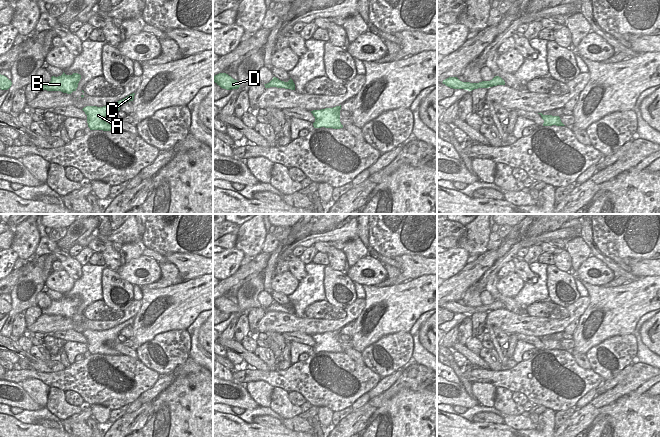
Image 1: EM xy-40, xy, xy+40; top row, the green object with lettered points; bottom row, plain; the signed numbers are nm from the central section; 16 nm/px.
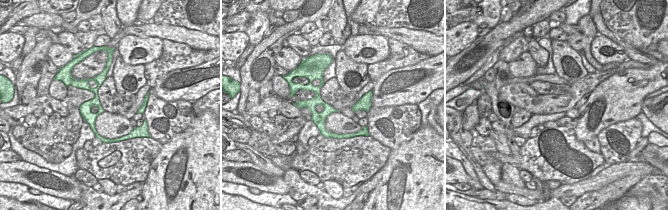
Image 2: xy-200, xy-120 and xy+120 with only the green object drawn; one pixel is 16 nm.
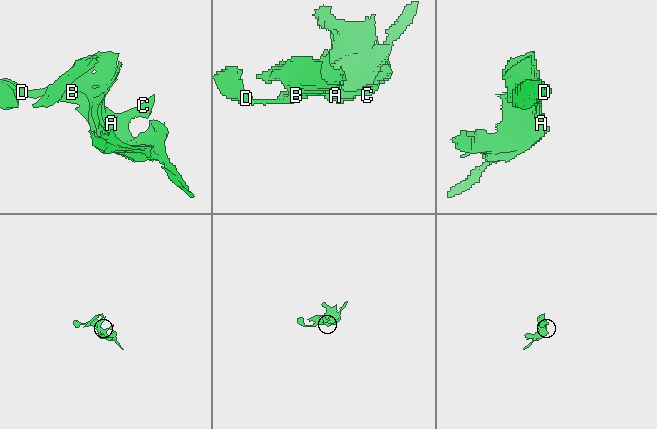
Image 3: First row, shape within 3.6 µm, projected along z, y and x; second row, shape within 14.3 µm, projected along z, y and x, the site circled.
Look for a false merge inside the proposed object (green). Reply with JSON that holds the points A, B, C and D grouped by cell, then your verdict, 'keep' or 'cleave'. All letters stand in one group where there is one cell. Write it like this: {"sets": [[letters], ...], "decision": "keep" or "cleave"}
{"sets": [["A", "B", "C"], ["D"]], "decision": "cleave"}

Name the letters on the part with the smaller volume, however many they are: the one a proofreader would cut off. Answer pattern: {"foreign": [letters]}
{"foreign": ["D"]}

